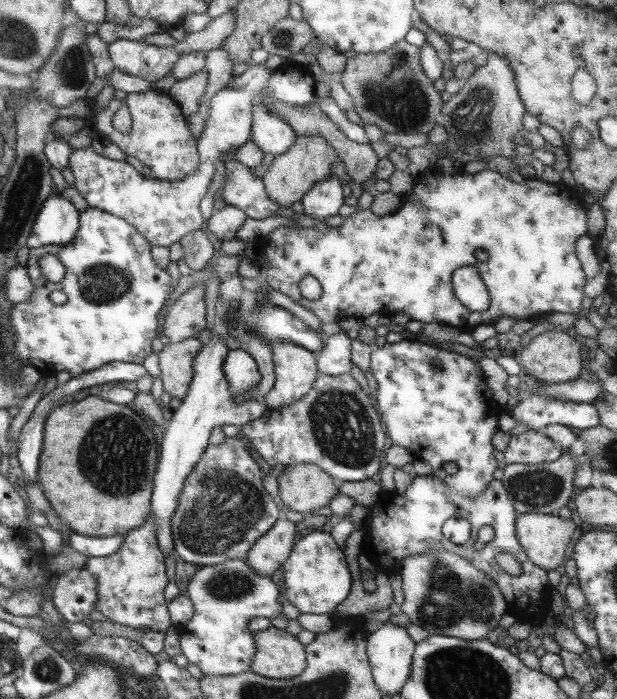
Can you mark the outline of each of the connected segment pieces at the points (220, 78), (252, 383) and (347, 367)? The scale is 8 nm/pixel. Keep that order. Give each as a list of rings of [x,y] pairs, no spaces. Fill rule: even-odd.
[[[223,47],[206,53],[208,79],[204,94],[198,100],[200,104],[203,104],[204,107],[210,105],[212,97],[229,84],[233,77],[234,66],[234,62],[230,60],[230,56]]]
[[[242,349],[229,350],[225,356],[224,364],[222,365],[226,380],[228,381],[229,391],[234,397],[238,395],[244,395],[246,390],[255,388],[257,384],[262,380],[262,375],[259,371],[257,362],[252,358],[252,355]]]
[[[343,330],[325,336],[323,347],[316,352],[318,374],[330,376],[349,374],[354,366],[351,359],[352,341]]]

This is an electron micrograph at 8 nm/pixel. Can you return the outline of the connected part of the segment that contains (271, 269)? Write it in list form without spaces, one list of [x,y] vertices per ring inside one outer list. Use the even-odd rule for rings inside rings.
[[[436,168],[434,174],[428,174],[426,182],[418,182],[413,185],[410,202],[404,200],[402,208],[392,215],[376,215],[369,209],[354,212],[354,214],[344,217],[342,224],[338,227],[328,227],[327,231],[323,233],[314,227],[298,227],[297,229],[279,226],[276,227],[270,234],[264,235],[257,241],[258,250],[266,256],[266,262],[260,263],[259,278],[263,282],[267,282],[273,290],[280,291],[282,294],[289,296],[294,302],[300,304],[304,308],[311,310],[321,320],[322,324],[340,322],[342,318],[348,316],[360,317],[361,320],[372,314],[384,312],[385,314],[393,314],[394,316],[402,315],[406,319],[418,320],[418,322],[440,322],[452,327],[457,327],[466,333],[470,333],[475,326],[479,324],[493,325],[499,318],[508,317],[514,320],[522,320],[528,318],[537,319],[538,317],[555,313],[564,312],[564,314],[577,314],[582,309],[582,298],[584,298],[584,286],[586,286],[587,278],[584,269],[582,268],[580,259],[577,257],[575,244],[579,236],[586,235],[587,227],[587,206],[583,198],[577,194],[575,188],[566,184],[547,183],[542,181],[539,177],[527,179],[525,183],[515,183],[511,181],[507,175],[500,174],[496,169],[486,168],[484,172],[477,172],[472,176],[460,176],[460,173],[452,173],[452,176],[440,176],[440,200],[438,200],[438,173],[439,168]],[[474,248],[486,248],[490,256],[490,260],[486,264],[478,264],[476,256],[474,256]],[[464,264],[472,264],[483,278],[484,284],[490,296],[489,308],[483,313],[475,313],[466,306],[460,303],[459,298],[455,295],[452,277],[454,270],[464,266]],[[312,274],[317,278],[322,287],[322,294],[318,300],[309,300],[300,294],[300,280]]]

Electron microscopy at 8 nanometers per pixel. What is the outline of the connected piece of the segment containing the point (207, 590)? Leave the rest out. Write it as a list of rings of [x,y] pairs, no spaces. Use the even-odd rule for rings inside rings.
[[[226,560],[220,564],[197,565],[197,568],[187,590],[187,597],[194,603],[194,614],[187,623],[176,625],[181,632],[181,654],[186,656],[190,664],[198,666],[204,675],[228,676],[250,671],[256,647],[248,621],[282,616],[282,606],[278,603],[282,591],[271,577],[256,574],[246,560]]]

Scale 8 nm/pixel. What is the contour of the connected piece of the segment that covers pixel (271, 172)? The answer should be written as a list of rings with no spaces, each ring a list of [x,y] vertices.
[[[321,136],[297,137],[296,142],[284,154],[276,156],[272,164],[261,171],[261,179],[272,201],[288,209],[294,203],[301,202],[315,182],[332,175],[331,168],[338,160],[340,158],[337,152]]]

